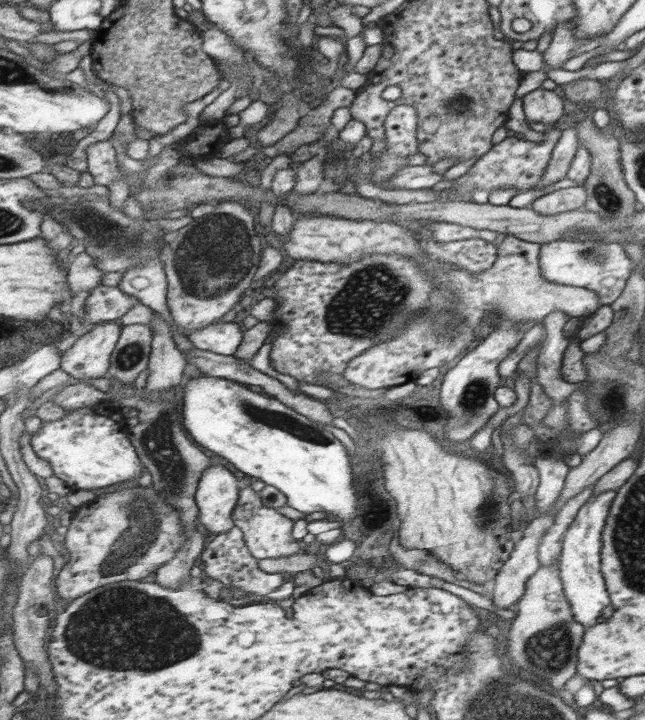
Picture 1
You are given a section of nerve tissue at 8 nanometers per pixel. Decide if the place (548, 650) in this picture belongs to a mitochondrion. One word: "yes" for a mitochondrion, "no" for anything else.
yes

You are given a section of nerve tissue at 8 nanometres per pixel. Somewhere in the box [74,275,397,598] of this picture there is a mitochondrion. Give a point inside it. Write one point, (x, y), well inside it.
(139, 522)

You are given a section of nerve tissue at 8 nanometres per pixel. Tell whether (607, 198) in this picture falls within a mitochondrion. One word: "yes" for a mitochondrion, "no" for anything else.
yes

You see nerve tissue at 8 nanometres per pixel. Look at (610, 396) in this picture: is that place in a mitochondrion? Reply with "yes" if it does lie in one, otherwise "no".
yes

